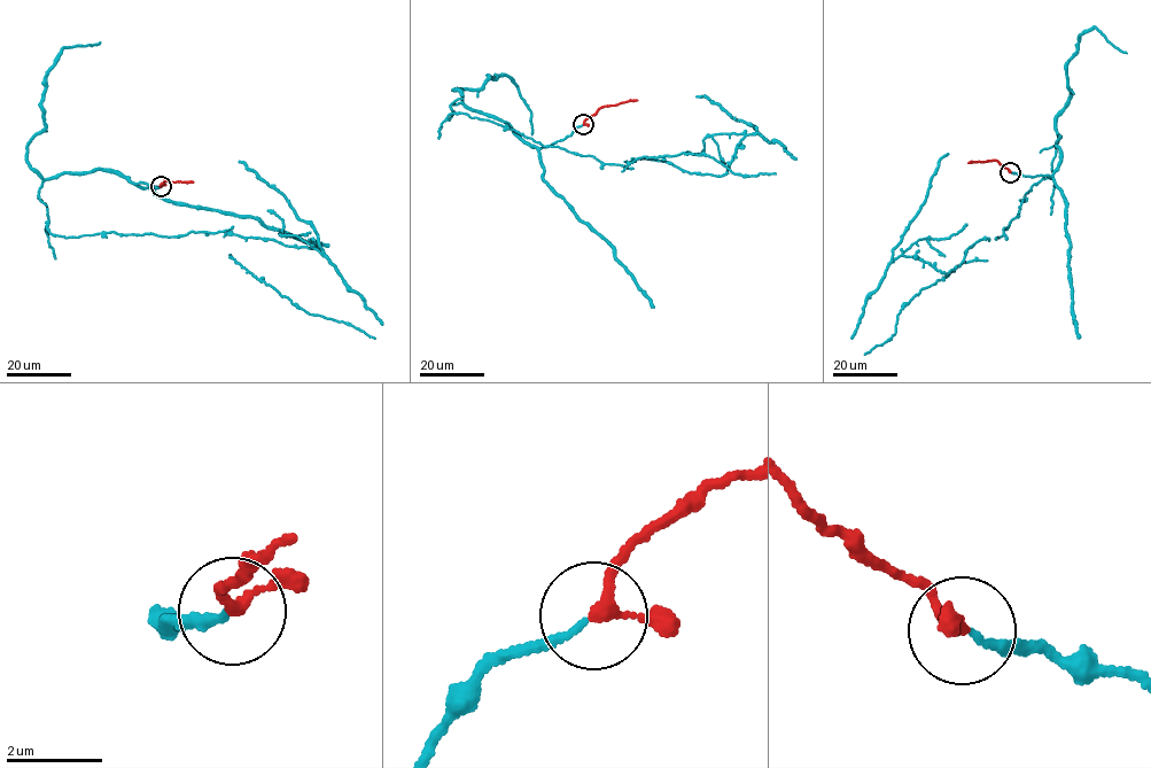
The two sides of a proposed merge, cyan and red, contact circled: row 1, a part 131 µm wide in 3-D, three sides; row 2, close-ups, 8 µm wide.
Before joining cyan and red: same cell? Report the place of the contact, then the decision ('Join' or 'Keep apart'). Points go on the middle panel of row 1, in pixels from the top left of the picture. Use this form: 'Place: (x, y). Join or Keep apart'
Place: (583, 124). Join

